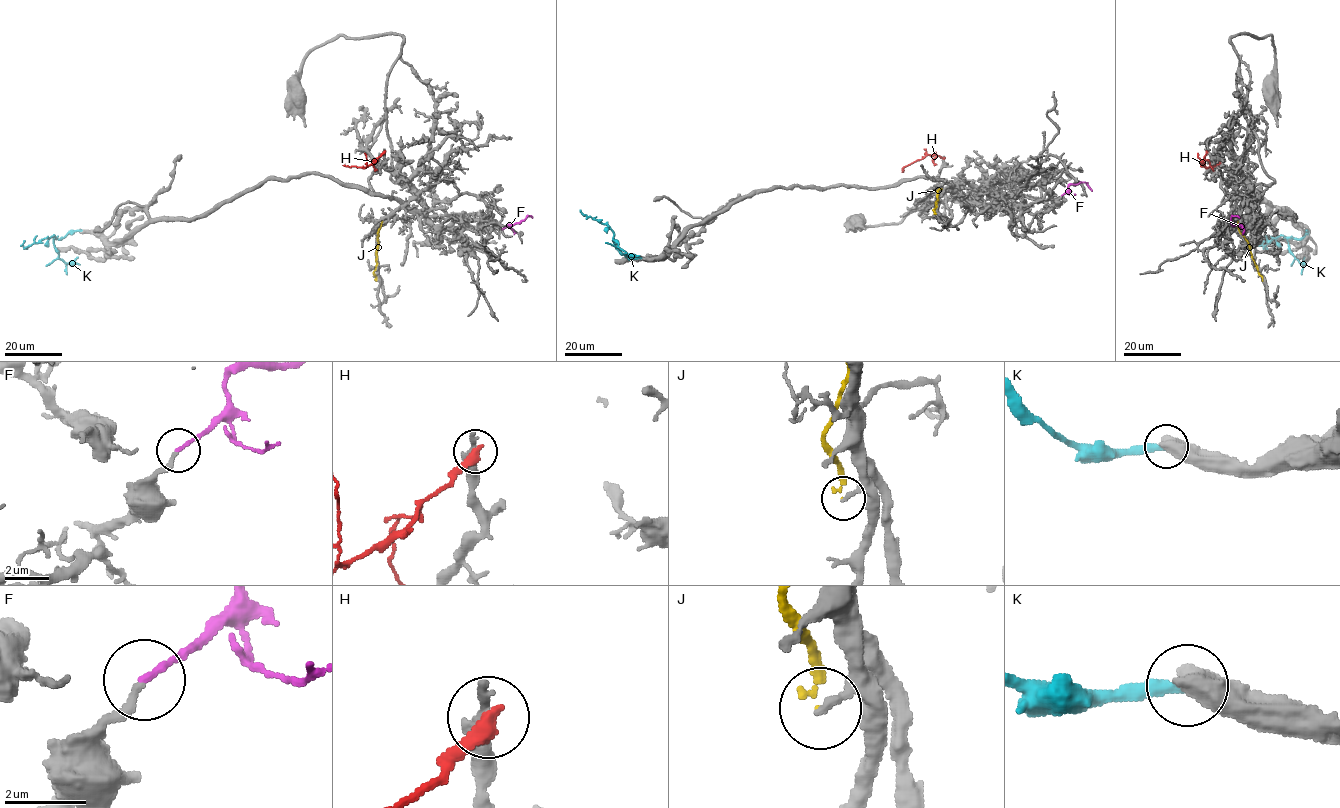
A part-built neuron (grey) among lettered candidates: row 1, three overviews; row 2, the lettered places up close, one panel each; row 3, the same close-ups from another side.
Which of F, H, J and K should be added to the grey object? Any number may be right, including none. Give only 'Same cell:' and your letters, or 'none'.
Same cell: F

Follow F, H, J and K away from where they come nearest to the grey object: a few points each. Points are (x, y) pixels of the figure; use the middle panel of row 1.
F: (1062, 195), (1070, 185), (1080, 182), (1085, 182), (1092, 190)
H: (944, 158), (926, 155), (905, 166), (902, 172)
J: (935, 214), (933, 210), (937, 192), (942, 189)
K: (640, 257), (630, 258), (621, 253), (611, 229), (584, 215)

